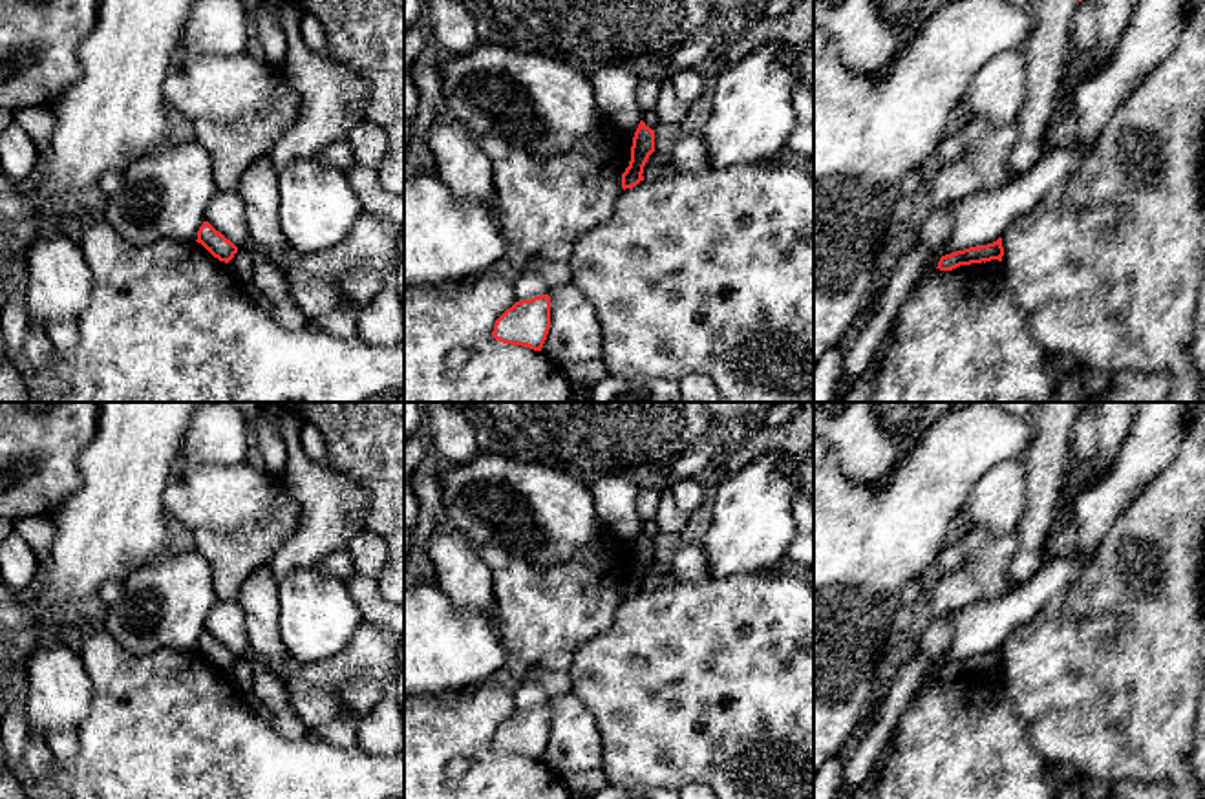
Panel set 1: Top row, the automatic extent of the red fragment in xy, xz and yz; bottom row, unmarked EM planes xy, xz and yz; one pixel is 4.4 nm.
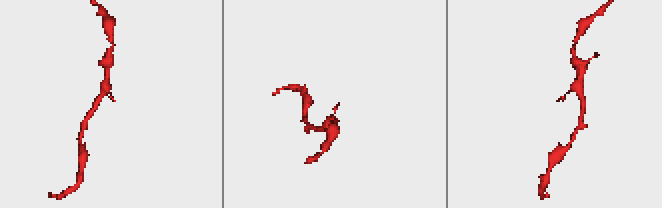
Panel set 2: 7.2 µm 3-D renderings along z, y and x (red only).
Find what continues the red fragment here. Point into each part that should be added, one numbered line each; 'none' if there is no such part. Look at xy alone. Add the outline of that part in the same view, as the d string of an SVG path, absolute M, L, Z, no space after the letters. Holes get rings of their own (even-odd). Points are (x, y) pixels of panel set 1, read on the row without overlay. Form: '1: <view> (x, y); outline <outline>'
none

